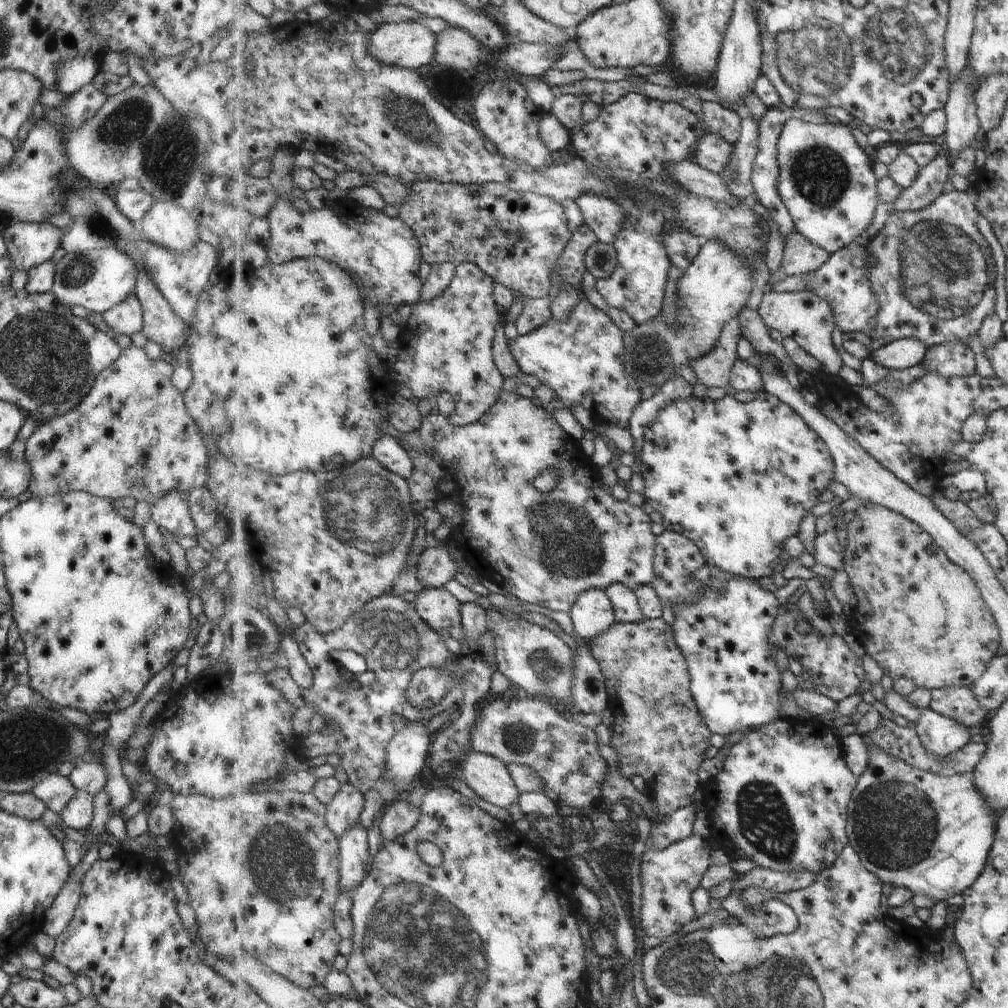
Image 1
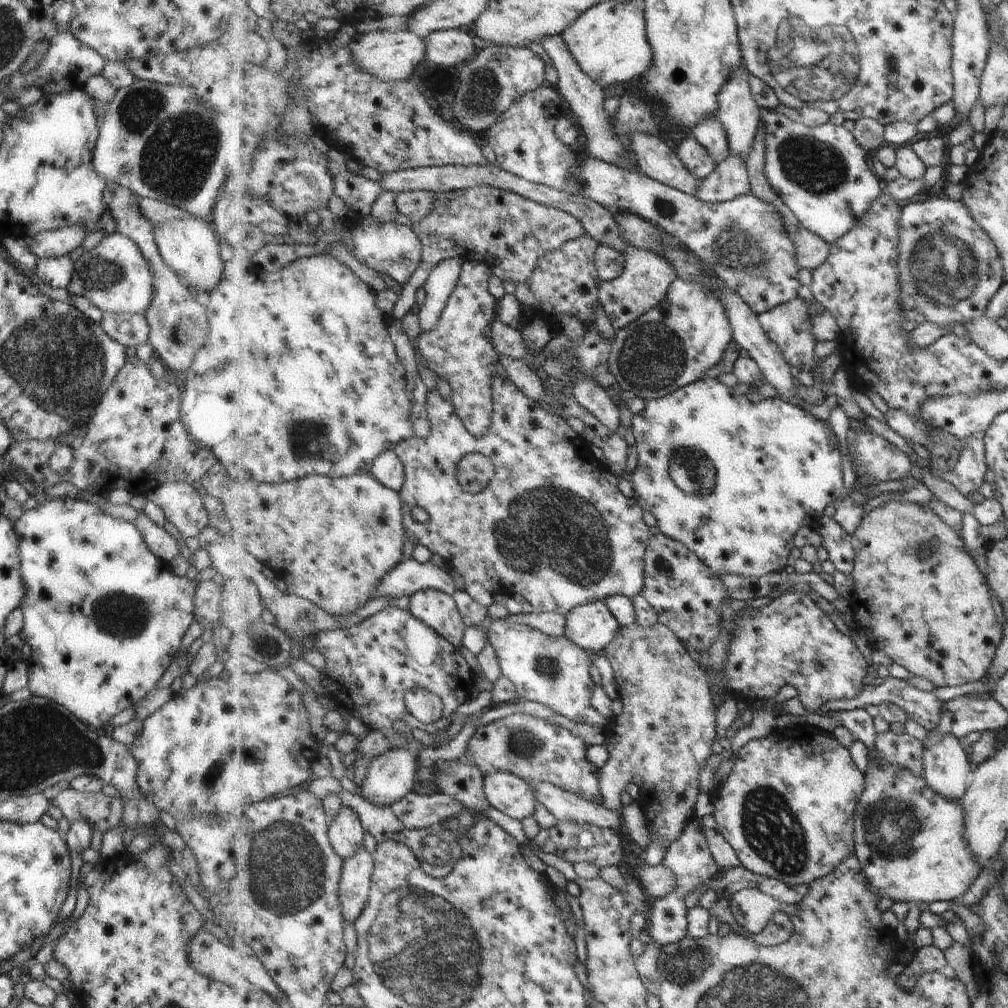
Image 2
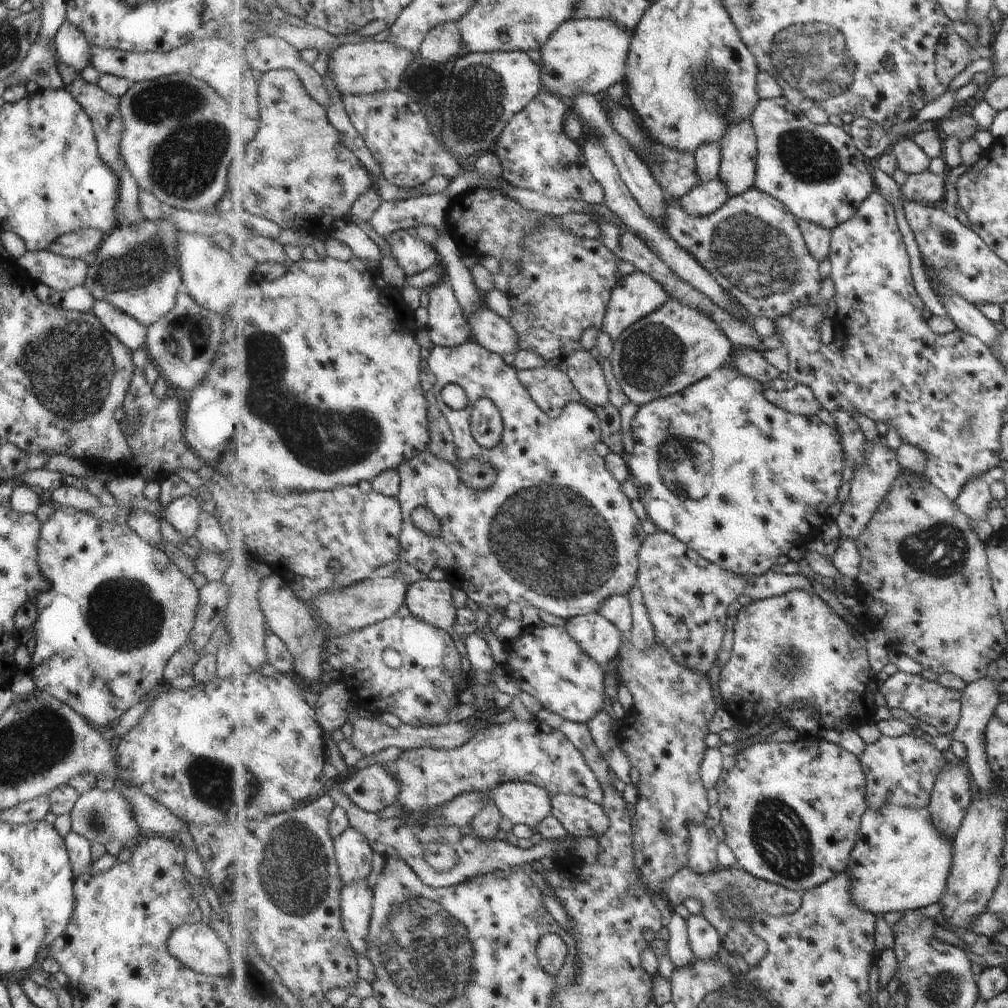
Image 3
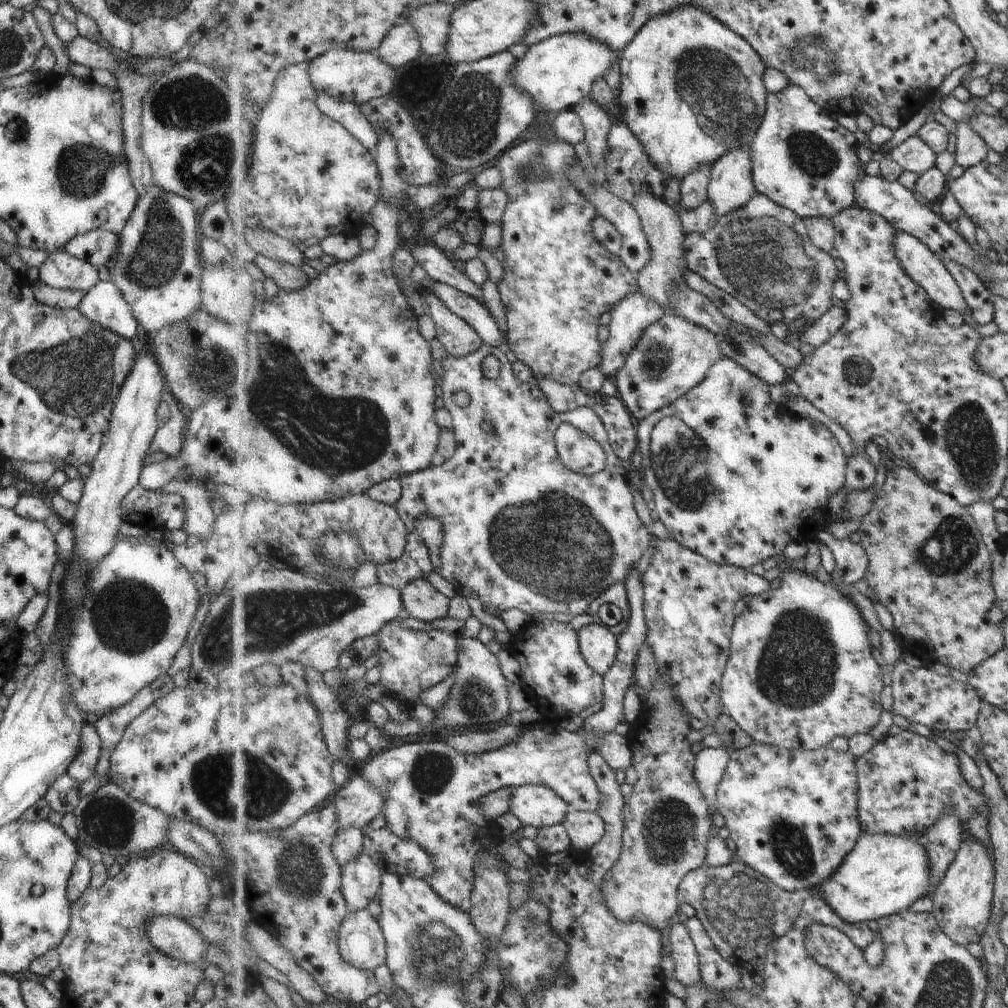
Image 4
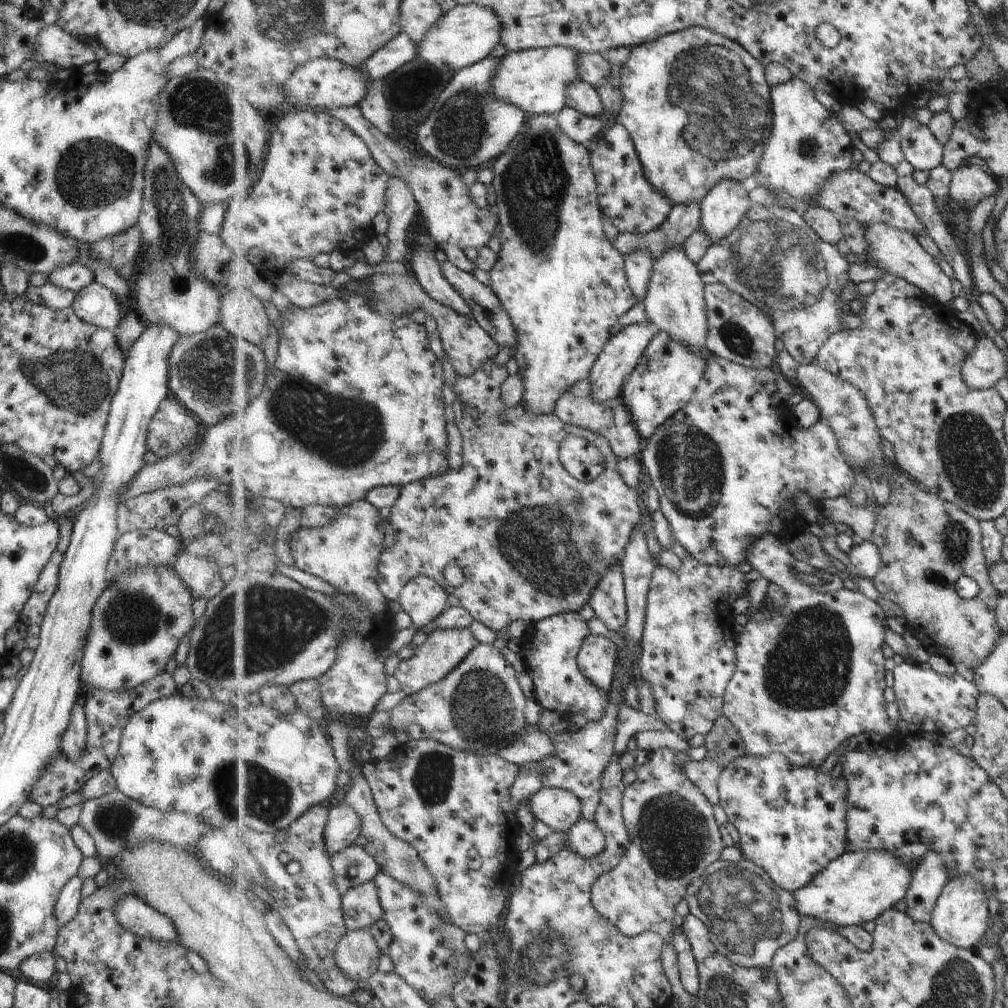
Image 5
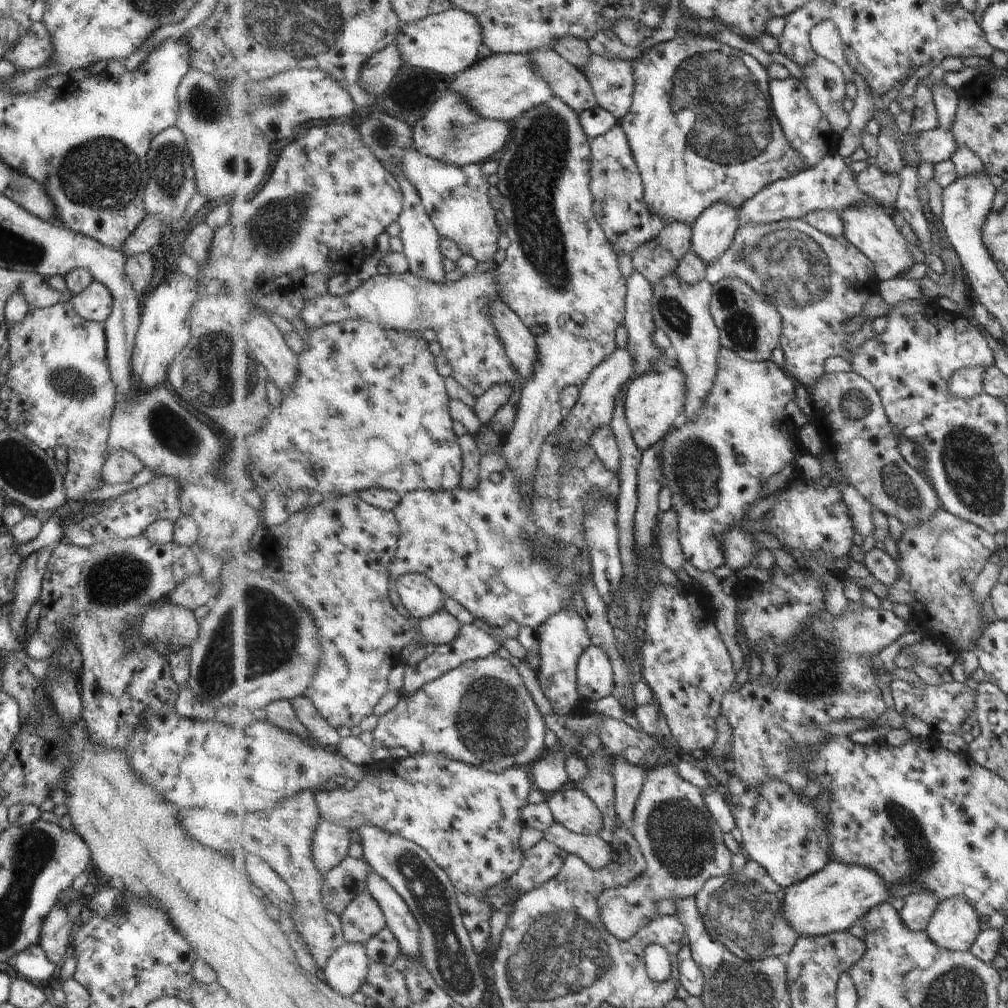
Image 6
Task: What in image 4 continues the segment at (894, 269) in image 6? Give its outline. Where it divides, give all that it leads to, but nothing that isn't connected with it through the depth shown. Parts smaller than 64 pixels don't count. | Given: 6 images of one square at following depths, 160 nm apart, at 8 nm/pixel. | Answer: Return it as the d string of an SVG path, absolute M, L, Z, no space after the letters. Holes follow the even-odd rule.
M897 231L895 254L899 256L897 260L900 260L903 270L909 274L921 288L924 288L929 293L929 296L933 298L935 304L937 304L942 311L955 310L955 312L961 312L963 318L965 318L965 324L971 326L971 328L979 325L979 322L973 317L971 308L967 305L957 280L949 273L949 270L944 266L942 260L936 254L933 254L933 251L929 250L926 244L923 244L918 238L911 236L911 234L907 234L907 232Z

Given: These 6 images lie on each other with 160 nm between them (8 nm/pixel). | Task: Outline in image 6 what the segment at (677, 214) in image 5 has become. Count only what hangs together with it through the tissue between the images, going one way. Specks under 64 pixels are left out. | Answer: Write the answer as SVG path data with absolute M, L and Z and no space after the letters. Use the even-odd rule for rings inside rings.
M674 222L665 225L659 237L640 246L635 253L631 254L633 266L636 268L636 271L645 276L653 288L655 288L665 277L676 274L681 259L691 250L692 234L692 228L688 224Z

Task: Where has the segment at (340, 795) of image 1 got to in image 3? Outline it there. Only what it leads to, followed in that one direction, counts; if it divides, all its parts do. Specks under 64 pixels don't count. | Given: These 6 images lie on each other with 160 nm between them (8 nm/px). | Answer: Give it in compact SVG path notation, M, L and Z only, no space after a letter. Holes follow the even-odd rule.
M351 826L333 840L344 884L365 880L373 870L373 850L365 834Z

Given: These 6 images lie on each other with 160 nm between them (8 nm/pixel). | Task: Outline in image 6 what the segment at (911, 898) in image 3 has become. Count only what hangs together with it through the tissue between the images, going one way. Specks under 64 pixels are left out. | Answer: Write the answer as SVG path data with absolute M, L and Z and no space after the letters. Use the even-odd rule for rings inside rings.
M833 860L820 873L785 888L785 894L784 917L799 937L845 932L858 924L869 909L891 900L890 890L876 871Z

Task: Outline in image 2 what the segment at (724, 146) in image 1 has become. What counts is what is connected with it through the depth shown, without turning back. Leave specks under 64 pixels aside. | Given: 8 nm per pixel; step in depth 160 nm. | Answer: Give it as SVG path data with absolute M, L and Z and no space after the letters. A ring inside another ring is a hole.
M694 137L681 141L676 152L697 180L708 178L717 168L717 162L711 156L711 152L705 150L705 146Z

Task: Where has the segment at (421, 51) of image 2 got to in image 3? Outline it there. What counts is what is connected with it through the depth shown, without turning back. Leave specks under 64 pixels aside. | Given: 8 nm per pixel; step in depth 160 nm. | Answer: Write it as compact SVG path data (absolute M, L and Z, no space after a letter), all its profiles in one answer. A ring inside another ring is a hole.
M365 40L345 44L331 52L328 57L328 72L341 94L373 94L381 90L400 89L405 70L413 60L415 52L403 50L389 40Z

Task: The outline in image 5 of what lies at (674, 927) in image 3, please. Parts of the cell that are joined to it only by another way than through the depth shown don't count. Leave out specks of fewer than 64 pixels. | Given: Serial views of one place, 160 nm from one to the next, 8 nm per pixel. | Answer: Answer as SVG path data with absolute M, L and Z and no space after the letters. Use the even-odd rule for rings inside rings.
M683 929L676 930L674 933L674 948L677 951L679 974L682 985L687 989L689 994L697 998L700 993L700 970L694 948L690 943L688 936Z

